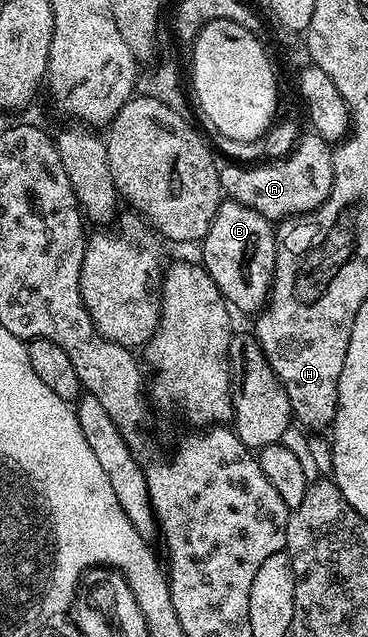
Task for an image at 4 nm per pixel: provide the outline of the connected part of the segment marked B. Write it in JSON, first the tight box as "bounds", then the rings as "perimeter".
{"bounds":[200,198,277,313],"perimeter":[[[226,198],[217,207],[211,229],[200,240],[201,259],[211,281],[221,290],[230,308],[257,313],[264,308],[273,286],[273,266],[277,260],[275,227],[253,209]]]}

